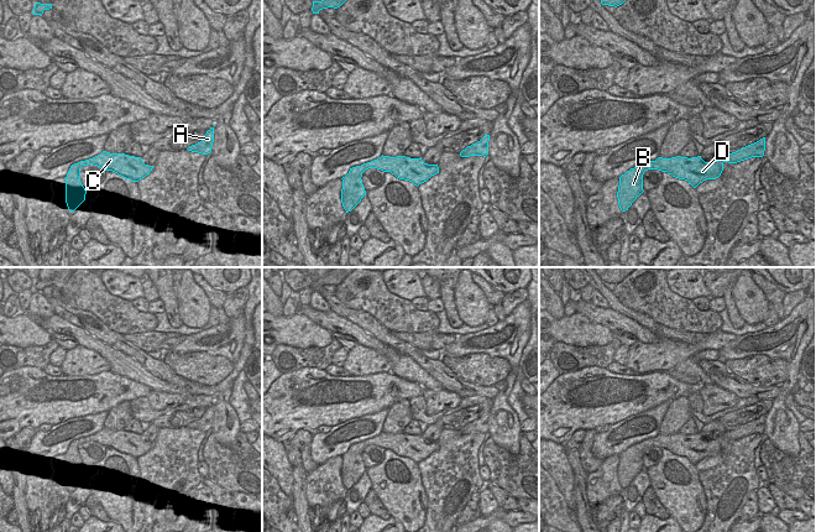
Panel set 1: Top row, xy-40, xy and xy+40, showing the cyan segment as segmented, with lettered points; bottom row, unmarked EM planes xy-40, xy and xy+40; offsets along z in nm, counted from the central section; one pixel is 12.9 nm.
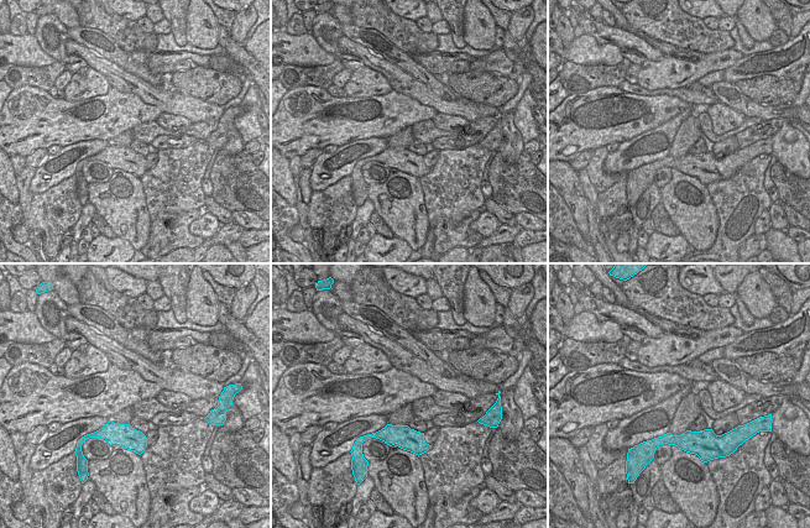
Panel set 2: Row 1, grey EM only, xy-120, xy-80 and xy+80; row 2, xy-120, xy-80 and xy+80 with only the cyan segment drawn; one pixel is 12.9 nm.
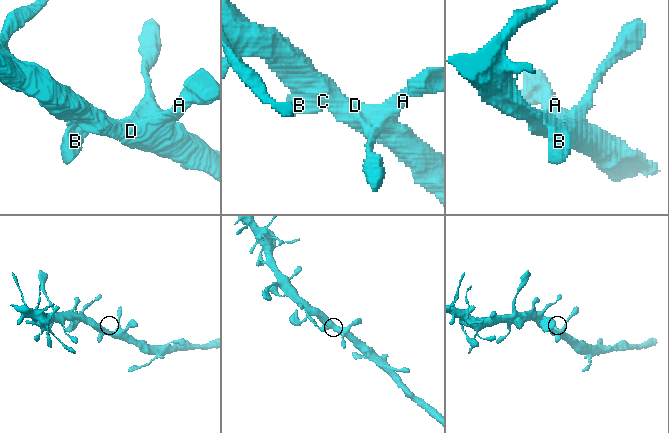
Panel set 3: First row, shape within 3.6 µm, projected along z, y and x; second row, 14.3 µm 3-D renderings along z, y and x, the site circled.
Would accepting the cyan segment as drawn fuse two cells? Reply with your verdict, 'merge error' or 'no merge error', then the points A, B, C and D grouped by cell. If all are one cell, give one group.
no merge error; groups A B C D

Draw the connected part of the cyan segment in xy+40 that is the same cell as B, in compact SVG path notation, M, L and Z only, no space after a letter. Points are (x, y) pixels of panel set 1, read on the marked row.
M765 137L750 144L741 150L726 153L721 160L715 162L705 162L701 156L697 157L658 157L655 161L645 162L640 166L631 168L619 177L617 192L618 205L622 212L628 210L632 203L644 192L643 174L648 169L658 169L668 172L675 178L685 179L696 188L706 179L716 179L723 171L723 163L737 163L752 157L763 157L765 151Z

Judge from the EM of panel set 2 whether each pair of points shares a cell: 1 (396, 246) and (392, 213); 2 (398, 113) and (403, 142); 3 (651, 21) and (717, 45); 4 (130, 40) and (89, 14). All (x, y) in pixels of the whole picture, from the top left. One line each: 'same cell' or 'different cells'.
1: different cells
2: different cells
3: same cell
4: same cell

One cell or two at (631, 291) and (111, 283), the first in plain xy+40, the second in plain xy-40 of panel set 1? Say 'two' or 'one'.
two

